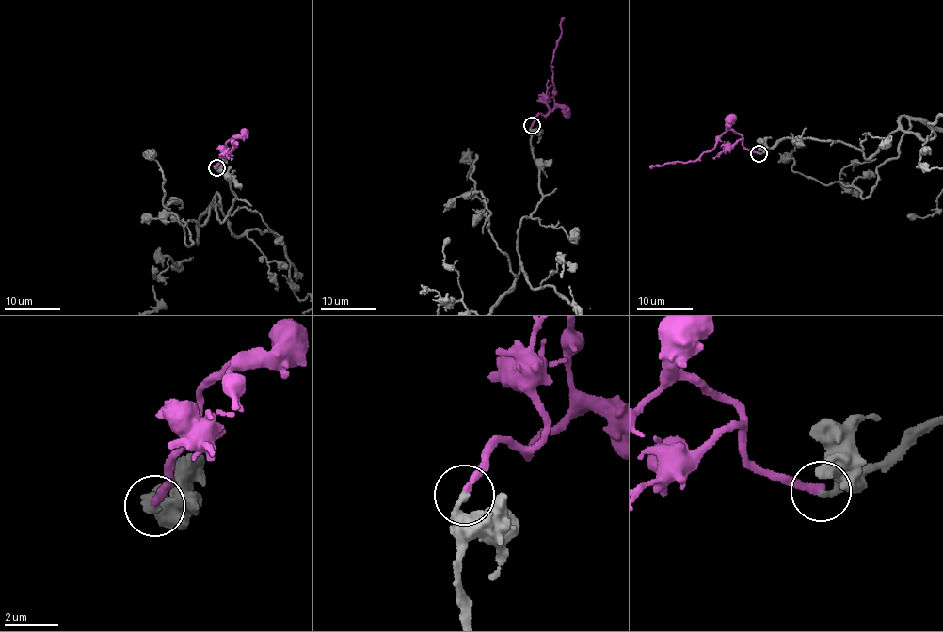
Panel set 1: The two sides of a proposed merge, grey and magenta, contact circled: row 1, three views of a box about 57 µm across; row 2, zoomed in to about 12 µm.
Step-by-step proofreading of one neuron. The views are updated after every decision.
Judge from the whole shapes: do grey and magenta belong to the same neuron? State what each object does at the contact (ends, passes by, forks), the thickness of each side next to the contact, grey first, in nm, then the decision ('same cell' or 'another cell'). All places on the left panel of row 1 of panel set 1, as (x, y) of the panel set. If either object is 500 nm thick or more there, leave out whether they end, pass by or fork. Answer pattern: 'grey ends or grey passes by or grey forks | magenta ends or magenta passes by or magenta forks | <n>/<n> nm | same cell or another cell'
grey ends | magenta ends | 260/280 nm | another cell

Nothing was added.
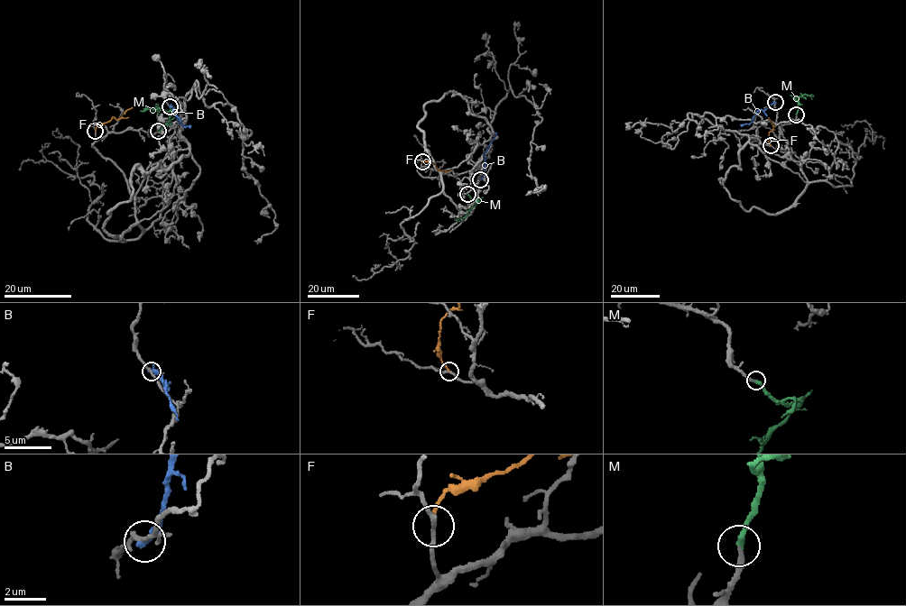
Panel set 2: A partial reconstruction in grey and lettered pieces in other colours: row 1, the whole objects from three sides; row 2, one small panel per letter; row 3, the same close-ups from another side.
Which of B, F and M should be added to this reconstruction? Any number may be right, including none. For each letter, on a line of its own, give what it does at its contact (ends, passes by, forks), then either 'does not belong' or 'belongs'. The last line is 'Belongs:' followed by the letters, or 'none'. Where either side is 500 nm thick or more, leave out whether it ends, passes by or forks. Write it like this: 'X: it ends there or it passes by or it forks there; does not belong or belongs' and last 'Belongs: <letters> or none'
B: it ends there; does not belong
F: it ends there; does not belong
M: it ends there; belongs
Belongs: M

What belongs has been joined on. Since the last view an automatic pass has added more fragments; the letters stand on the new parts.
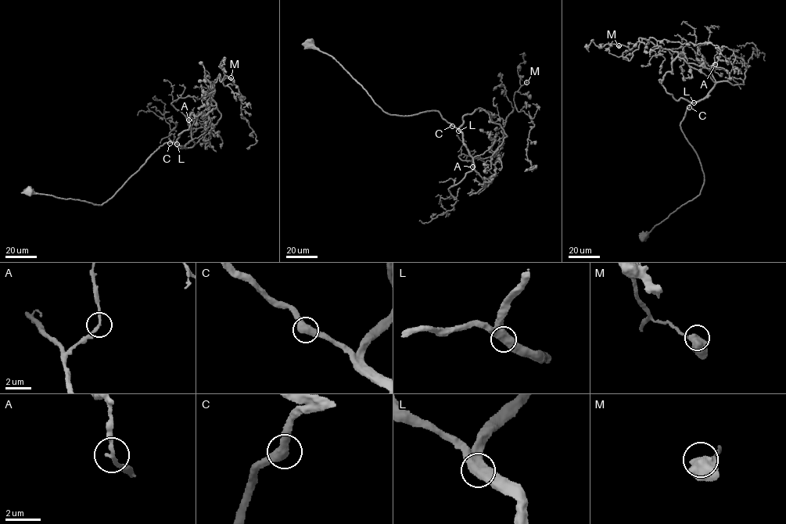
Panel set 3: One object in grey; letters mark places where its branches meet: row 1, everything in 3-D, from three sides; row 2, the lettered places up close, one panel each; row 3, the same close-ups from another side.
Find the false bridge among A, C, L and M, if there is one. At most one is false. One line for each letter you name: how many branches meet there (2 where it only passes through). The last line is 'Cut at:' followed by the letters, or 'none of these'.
Cut at: none of these

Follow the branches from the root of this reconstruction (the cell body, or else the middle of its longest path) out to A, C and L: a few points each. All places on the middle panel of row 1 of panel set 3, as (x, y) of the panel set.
A: (310, 44), (335, 60), (388, 113), (407, 116), (438, 112), (462, 134), (463, 142), (473, 159), (471, 166)
C: (310, 44), (335, 60), (384, 111), (403, 116), (436, 111), (452, 126)
L: (310, 44), (335, 60), (384, 111), (403, 116), (436, 111), (458, 130)

